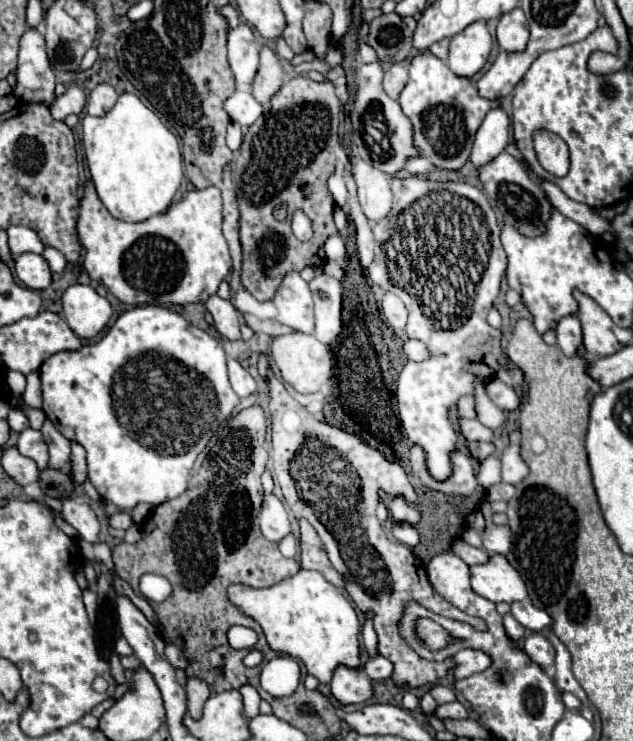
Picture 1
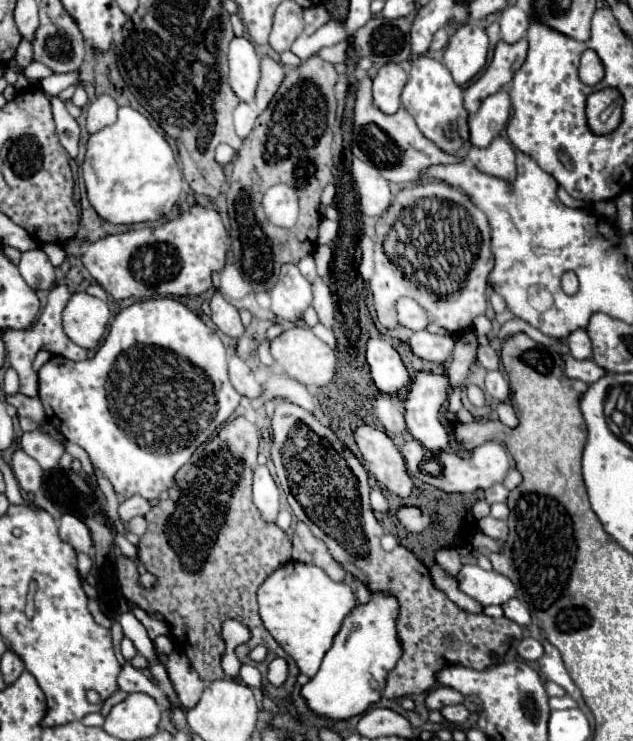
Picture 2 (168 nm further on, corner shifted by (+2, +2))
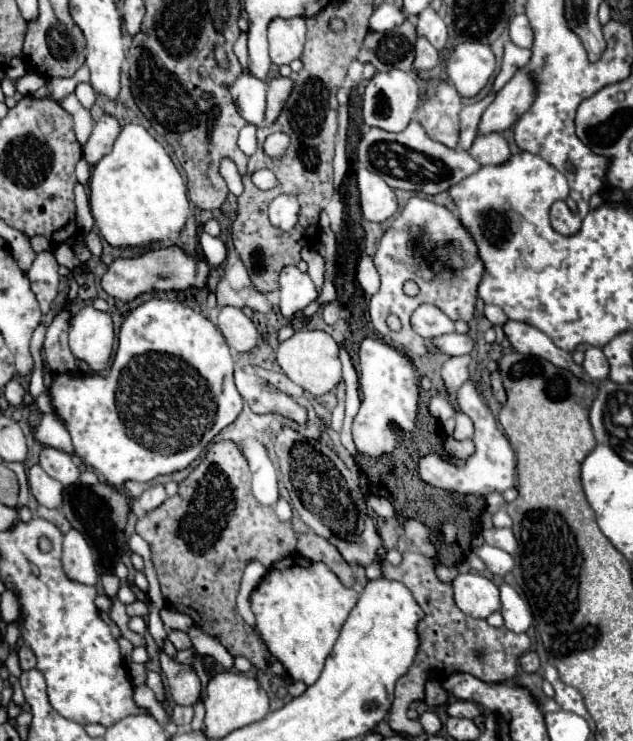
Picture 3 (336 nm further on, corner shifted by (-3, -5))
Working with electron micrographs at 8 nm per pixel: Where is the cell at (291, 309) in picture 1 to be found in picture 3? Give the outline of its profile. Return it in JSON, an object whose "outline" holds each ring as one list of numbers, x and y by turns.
{"outline":[[295,265,283,267,279,275,279,285,281,285,281,315,285,319,289,319,295,311,305,309,319,297,309,275,301,273]]}

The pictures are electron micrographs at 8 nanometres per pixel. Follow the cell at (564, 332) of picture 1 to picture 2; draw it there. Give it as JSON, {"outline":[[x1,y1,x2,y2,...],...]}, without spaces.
{"outline":[[578,328,576,332,570,332,568,338,566,338,566,342,568,342,570,354,572,354,574,358,584,360,584,358,590,358,590,356,592,356,592,354,590,354,590,352,592,352,592,344,590,344,590,338,588,338,586,330]]}

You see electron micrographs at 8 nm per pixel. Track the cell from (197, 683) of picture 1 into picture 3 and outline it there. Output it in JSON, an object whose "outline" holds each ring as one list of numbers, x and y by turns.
{"outline":[[161,653,161,669,167,679,169,695,177,705,195,705,201,697,201,681,191,665,181,665]]}

